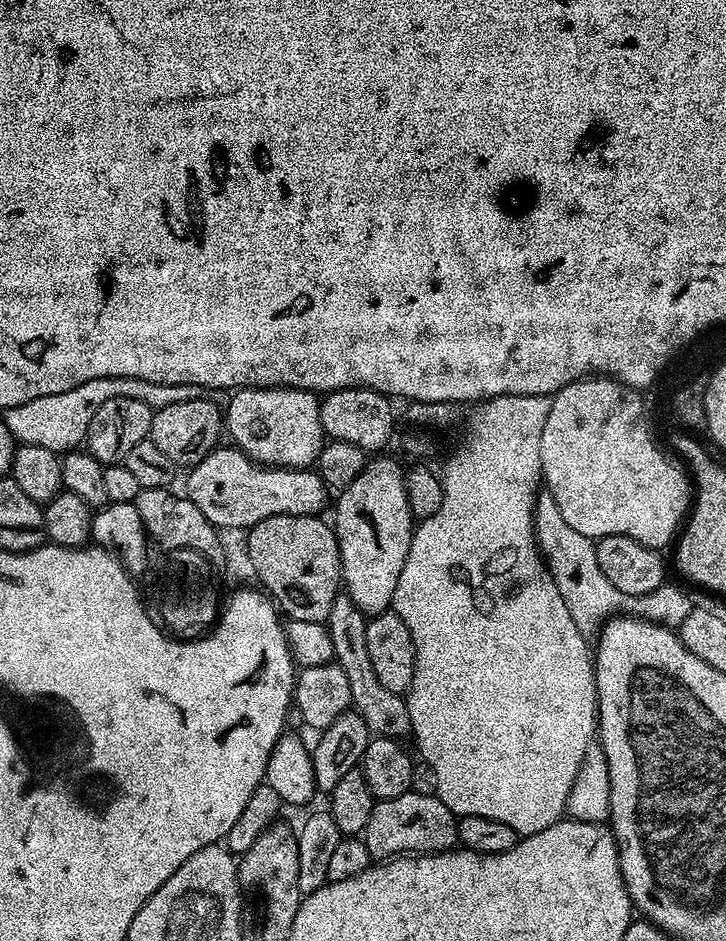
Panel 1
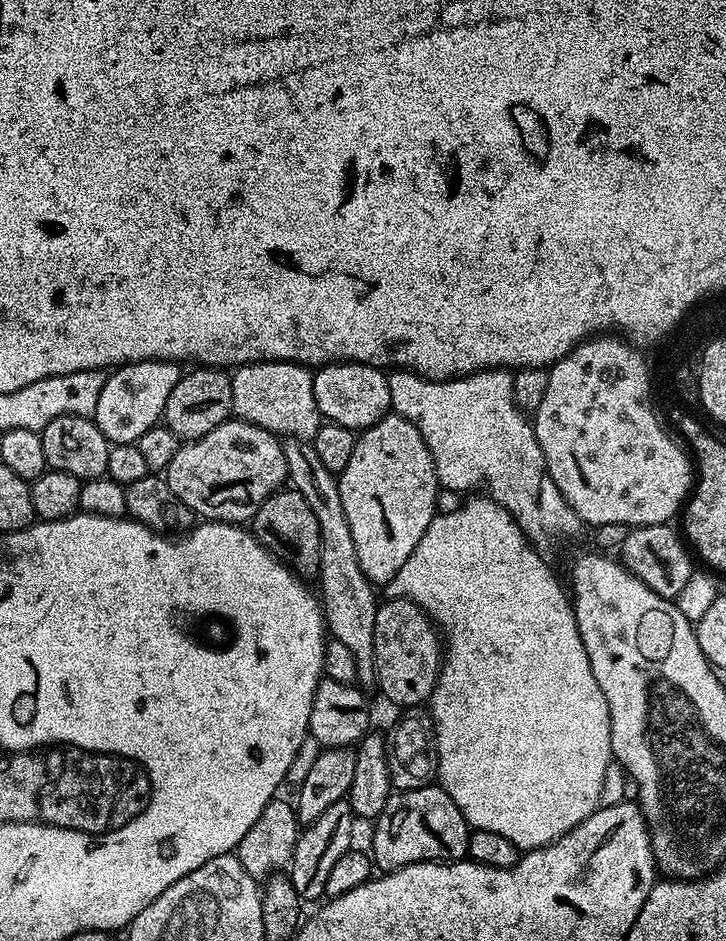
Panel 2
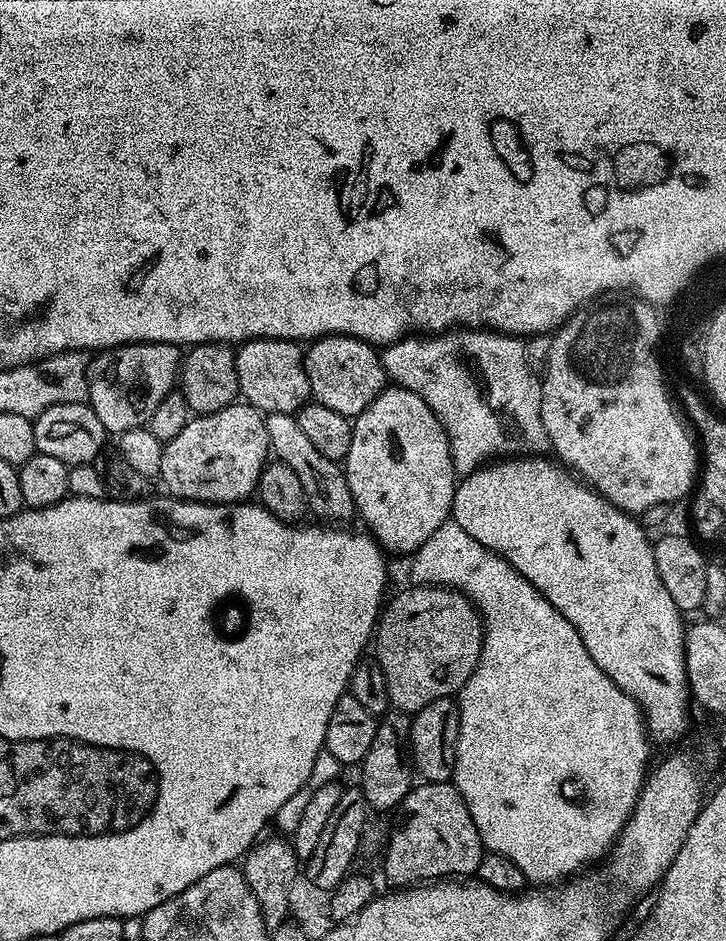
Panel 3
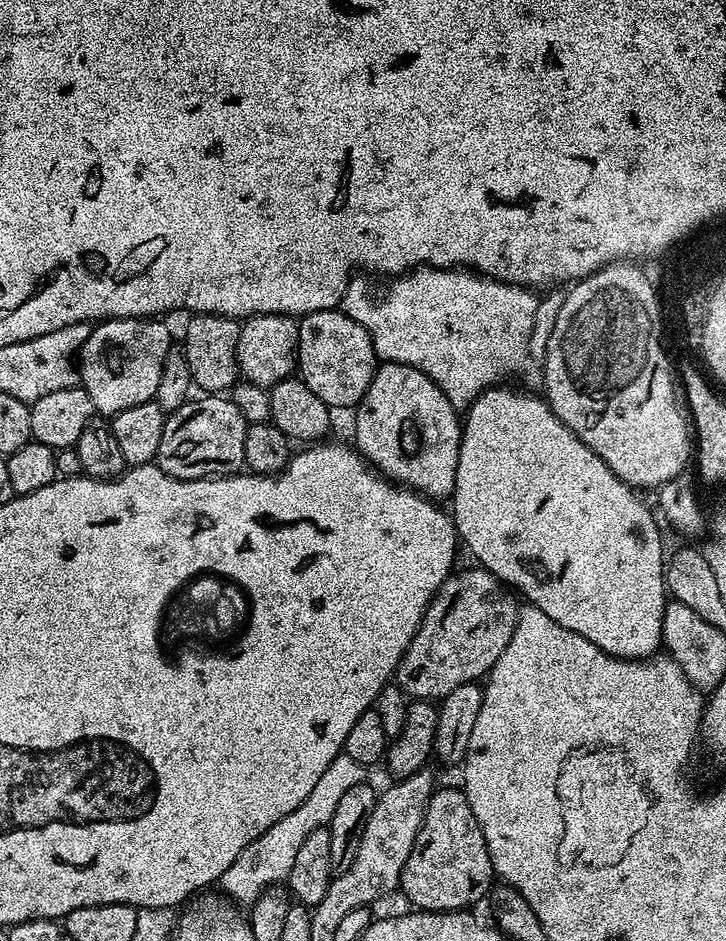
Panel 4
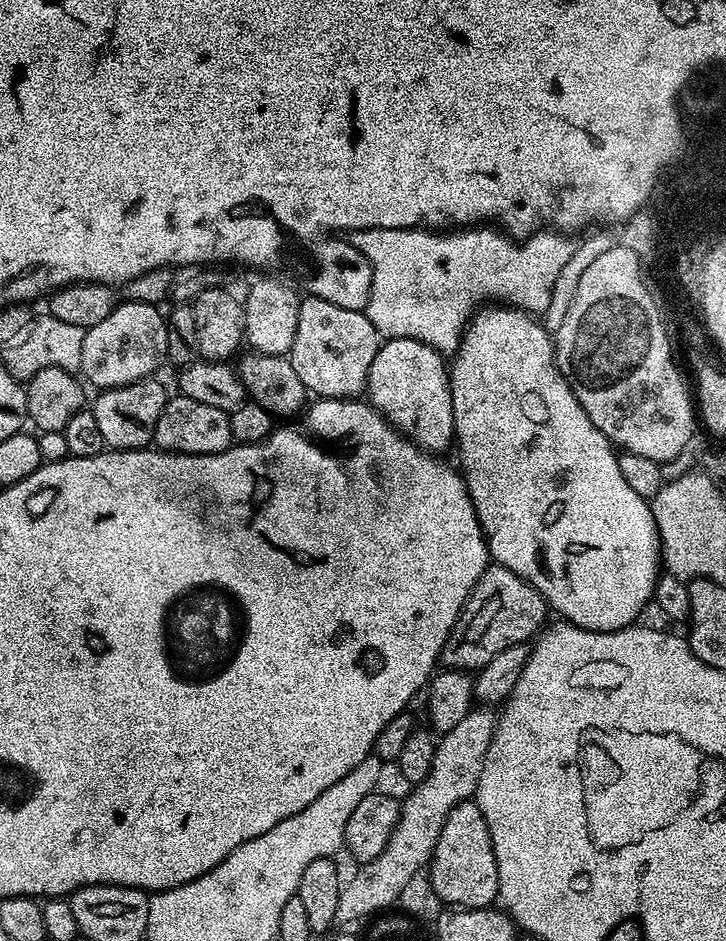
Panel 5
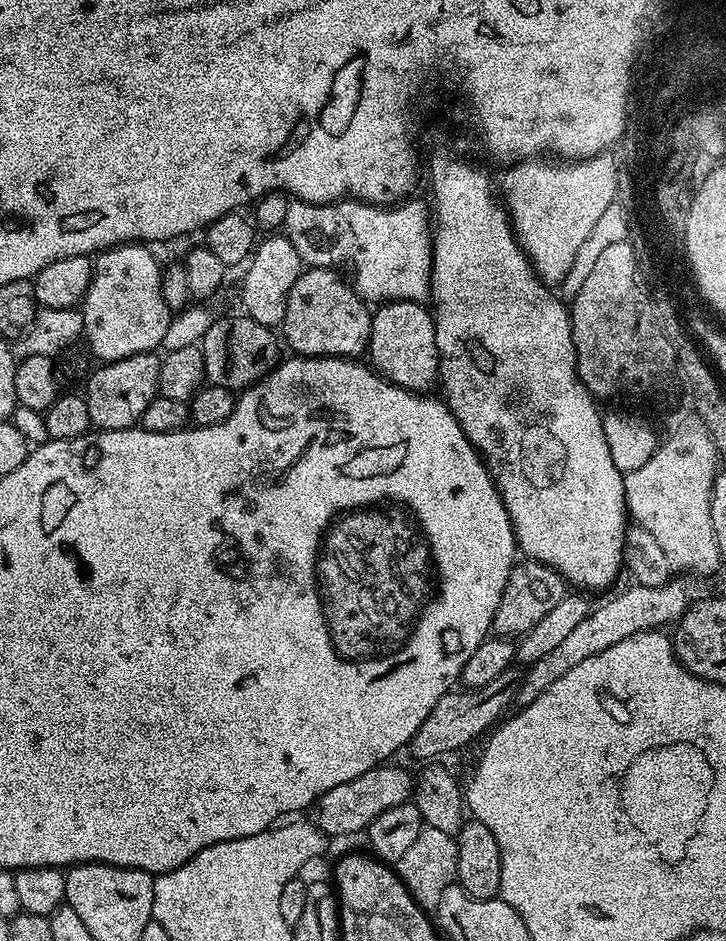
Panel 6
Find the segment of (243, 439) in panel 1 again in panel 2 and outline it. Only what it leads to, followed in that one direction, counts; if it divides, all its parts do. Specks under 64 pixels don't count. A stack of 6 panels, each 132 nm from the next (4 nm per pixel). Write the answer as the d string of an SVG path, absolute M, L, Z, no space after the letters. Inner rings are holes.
M259 360L256 364L241 364L231 373L232 411L237 417L254 426L273 432L278 438L311 441L320 429L322 417L318 402L314 402L313 373L305 365L289 360Z

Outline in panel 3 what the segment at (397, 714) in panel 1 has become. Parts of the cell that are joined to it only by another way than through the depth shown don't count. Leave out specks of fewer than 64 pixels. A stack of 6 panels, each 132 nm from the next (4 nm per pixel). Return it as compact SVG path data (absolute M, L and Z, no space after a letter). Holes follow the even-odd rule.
M270 412L264 417L266 422L266 438L271 455L282 461L298 479L302 481L302 490L306 490L308 507L321 516L324 522L348 522L351 516L357 515L356 503L352 500L350 486L344 477L344 469L337 461L323 456L310 443L310 437L298 426L295 415L290 412Z

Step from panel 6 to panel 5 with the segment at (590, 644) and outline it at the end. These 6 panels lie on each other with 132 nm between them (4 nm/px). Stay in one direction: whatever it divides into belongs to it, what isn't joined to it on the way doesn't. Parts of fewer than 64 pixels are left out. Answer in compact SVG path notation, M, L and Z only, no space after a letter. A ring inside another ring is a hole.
M476 706L466 714L466 718L462 718L462 722L458 722L458 726L454 726L454 730L439 737L430 774L411 789L412 793L408 797L403 797L400 817L394 826L394 834L390 834L390 842L386 842L386 850L382 850L382 854L378 854L378 858L370 863L359 865L355 869L356 877L341 887L337 921L360 920L363 916L372 915L375 917L380 914L375 912L395 905L406 884L421 875L420 867L423 864L425 867L431 861L432 851L442 834L442 826L446 826L446 818L450 818L450 810L476 795L482 766L496 733L497 719L495 711Z

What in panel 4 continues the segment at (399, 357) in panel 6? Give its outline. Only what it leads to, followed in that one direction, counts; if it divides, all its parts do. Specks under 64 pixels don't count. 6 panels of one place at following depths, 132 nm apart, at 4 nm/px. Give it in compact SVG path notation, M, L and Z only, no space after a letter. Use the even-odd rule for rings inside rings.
M381 363L355 412L354 444L373 468L433 502L451 497L458 474L462 420L450 398L430 377L414 366Z

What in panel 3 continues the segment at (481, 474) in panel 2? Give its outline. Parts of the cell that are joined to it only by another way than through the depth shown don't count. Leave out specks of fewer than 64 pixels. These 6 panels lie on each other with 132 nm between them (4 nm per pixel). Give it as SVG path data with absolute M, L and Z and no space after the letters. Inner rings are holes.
M457 326L423 338L412 334L395 340L380 352L380 361L385 377L395 387L418 394L418 398L422 398L422 402L426 402L442 422L457 477L469 476L475 468L497 458L516 458L521 454L549 451L546 426L542 426L542 380L528 363L528 349L521 337L493 332L483 326Z

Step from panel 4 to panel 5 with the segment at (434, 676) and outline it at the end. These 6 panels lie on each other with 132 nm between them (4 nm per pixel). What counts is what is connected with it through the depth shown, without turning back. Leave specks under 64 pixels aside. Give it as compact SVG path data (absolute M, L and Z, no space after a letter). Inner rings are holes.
M495 562L489 563L478 578L474 590L468 595L468 601L464 603L460 617L456 619L452 633L444 644L443 663L448 663L445 665L452 670L479 670L484 668L494 657L502 654L502 650L506 650L515 644L531 641L545 627L546 621L544 619L547 616L550 616L548 603L544 601L538 590L534 590L530 586L530 582L518 578L518 574L514 574L506 566Z

